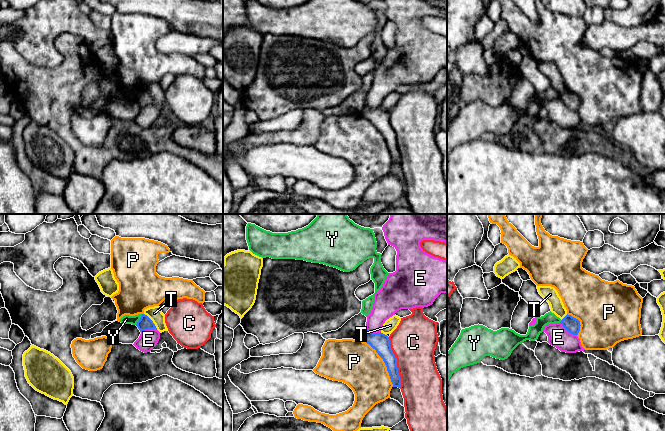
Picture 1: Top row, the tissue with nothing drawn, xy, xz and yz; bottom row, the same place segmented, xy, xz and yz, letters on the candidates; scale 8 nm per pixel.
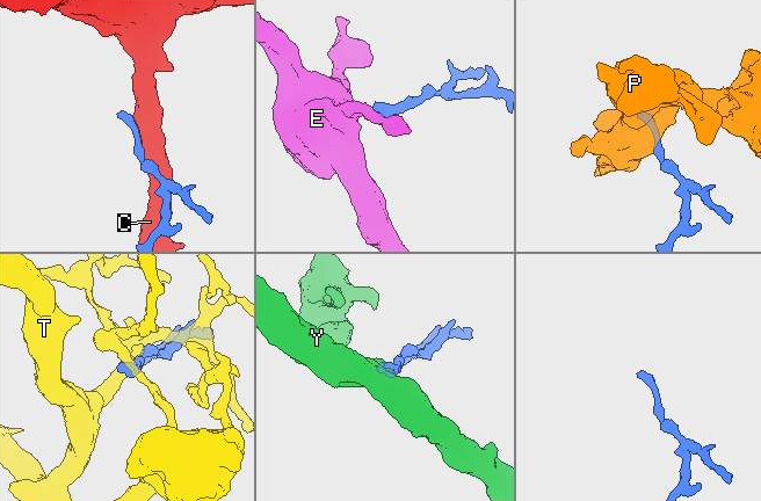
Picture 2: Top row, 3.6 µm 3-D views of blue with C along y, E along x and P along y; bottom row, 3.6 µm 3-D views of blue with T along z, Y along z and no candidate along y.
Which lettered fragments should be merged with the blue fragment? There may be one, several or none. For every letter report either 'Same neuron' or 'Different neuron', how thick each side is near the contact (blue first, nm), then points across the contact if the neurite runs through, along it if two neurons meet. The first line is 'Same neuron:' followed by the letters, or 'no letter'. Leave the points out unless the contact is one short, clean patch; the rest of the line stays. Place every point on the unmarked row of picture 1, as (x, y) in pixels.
Same neuron: no letter
C: Different neuron. Thickness 150 nm (blue) against 360 nm
E: Different neuron. Thickness 120 nm (blue) against 160 nm. Boundary: yz (560, 98), (565, 105), (576, 111)
P: Different neuron. Thickness 150 nm (blue) against 360 nm
T: Different neuron. Thickness 110 nm (blue) against 110 nm
Y: Different neuron. Thickness 110 nm (blue) against 70 nm. Boundary: xy (142, 90), (135, 100)

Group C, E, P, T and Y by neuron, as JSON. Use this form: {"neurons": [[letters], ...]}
{"neurons": [["C"], ["E"], ["P"], ["T"], ["Y"]]}

